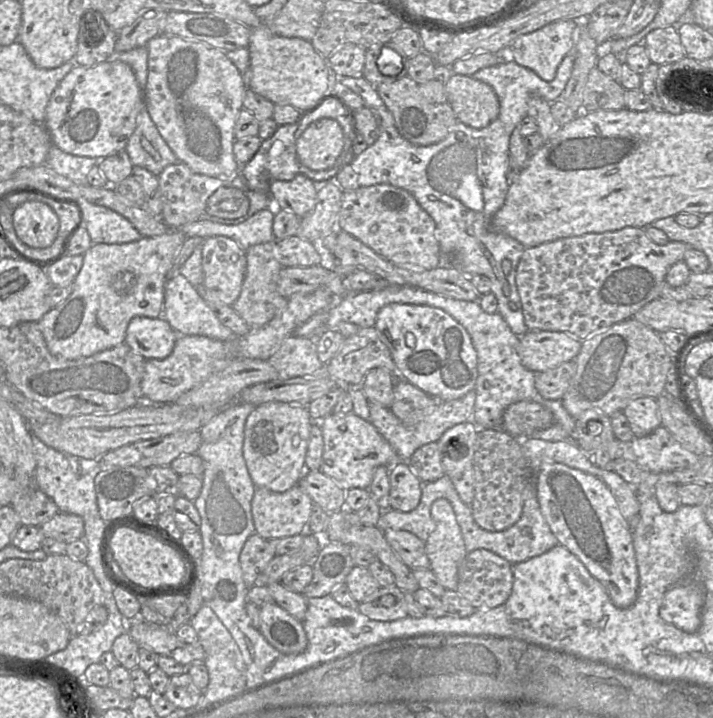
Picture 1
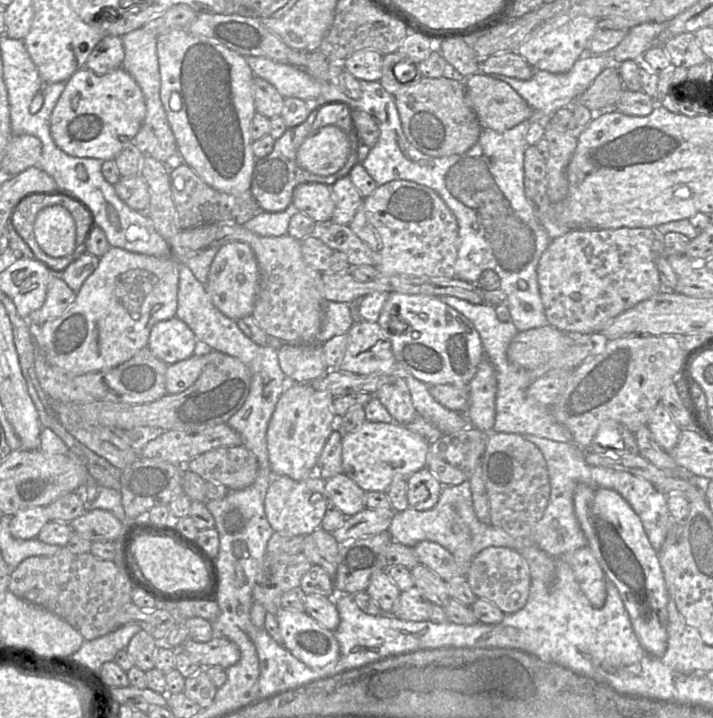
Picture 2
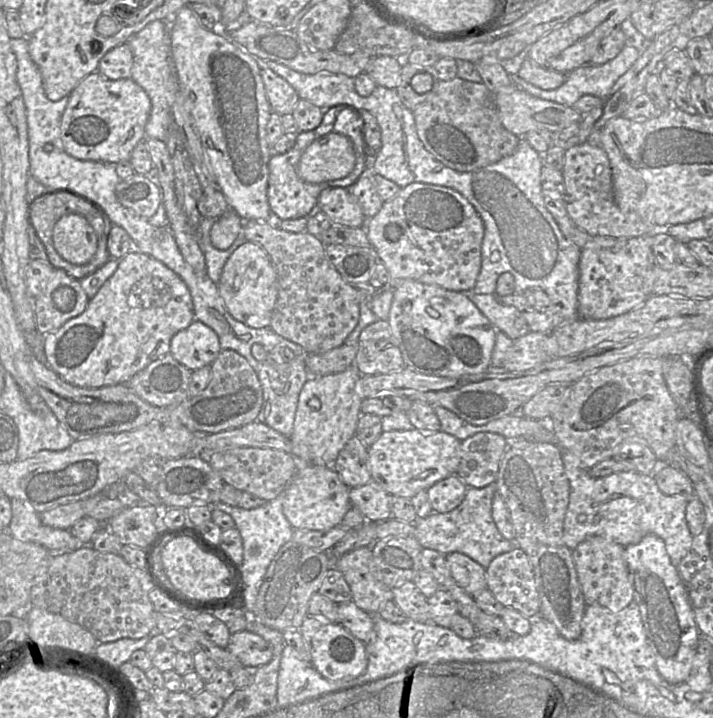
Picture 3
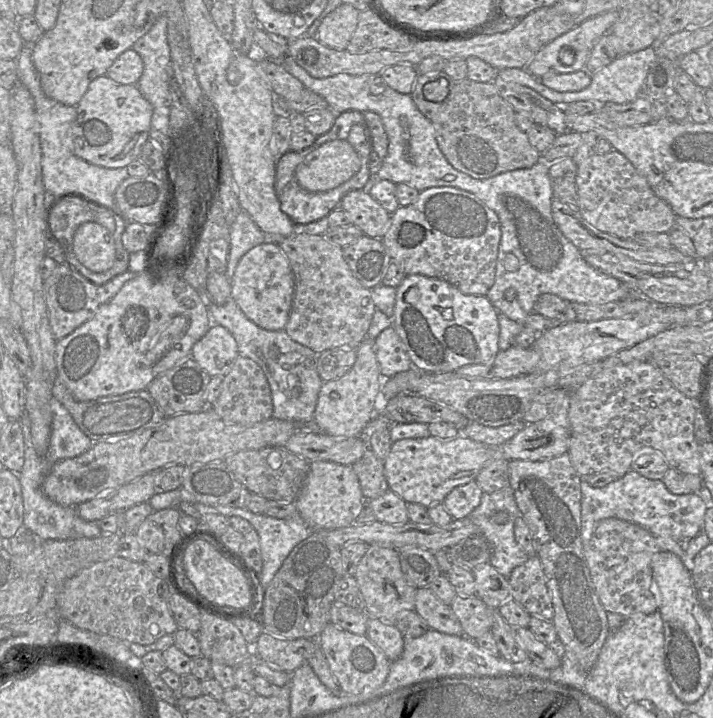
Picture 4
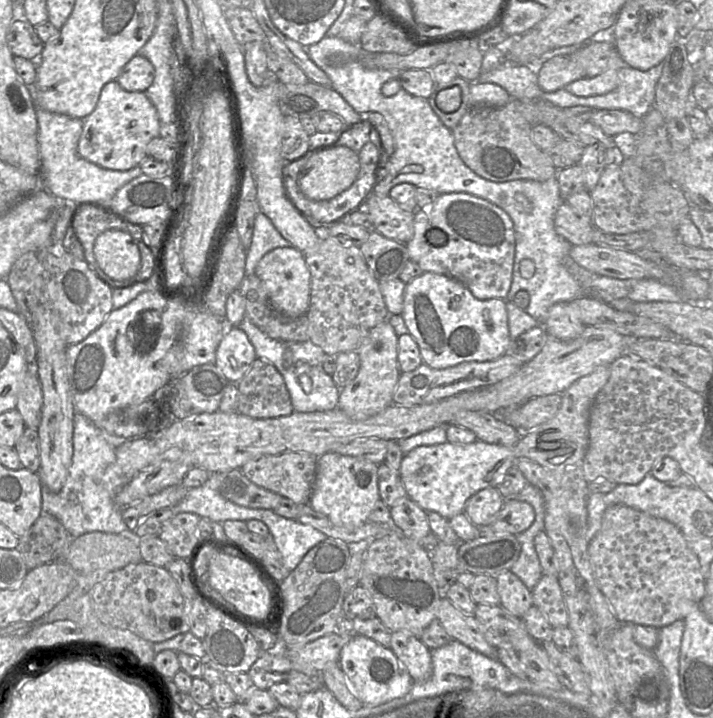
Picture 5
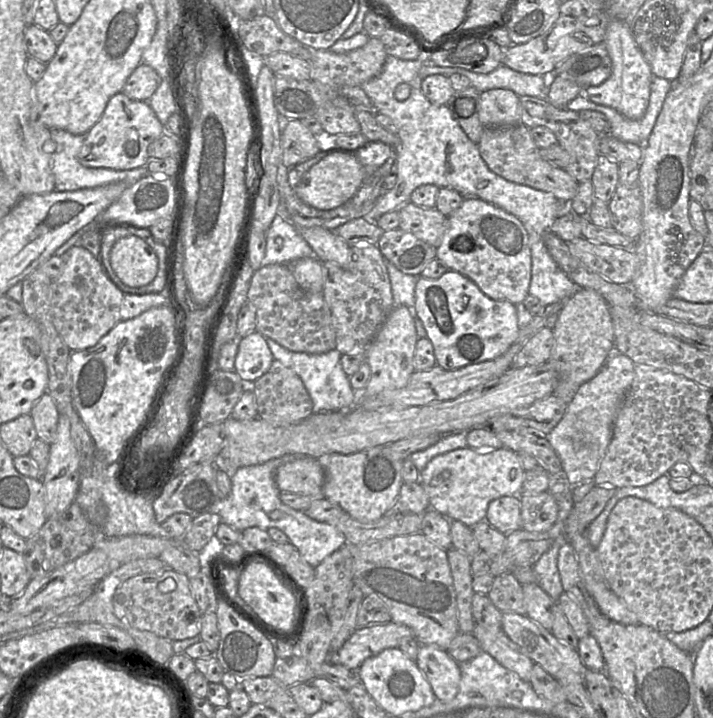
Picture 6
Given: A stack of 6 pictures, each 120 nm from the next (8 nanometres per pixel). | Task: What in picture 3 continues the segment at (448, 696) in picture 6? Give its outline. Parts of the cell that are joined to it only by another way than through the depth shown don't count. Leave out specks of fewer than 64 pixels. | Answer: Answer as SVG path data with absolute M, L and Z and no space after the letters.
M352 601L336 603L338 605L338 624L365 644L374 639L374 619L359 609Z

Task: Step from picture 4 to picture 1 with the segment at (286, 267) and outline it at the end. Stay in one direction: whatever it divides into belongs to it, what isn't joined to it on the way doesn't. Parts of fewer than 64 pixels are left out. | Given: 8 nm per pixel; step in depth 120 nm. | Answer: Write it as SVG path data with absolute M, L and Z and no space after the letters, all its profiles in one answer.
M210 236L200 245L206 289L224 304L232 306L238 299L246 273L246 250L235 240L225 236Z

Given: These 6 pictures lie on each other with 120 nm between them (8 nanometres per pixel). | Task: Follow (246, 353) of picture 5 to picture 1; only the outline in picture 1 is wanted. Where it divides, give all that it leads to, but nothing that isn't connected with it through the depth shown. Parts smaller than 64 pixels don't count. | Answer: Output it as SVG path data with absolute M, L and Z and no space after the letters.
M136 316L127 327L124 343L146 359L163 359L171 354L178 333L162 316Z

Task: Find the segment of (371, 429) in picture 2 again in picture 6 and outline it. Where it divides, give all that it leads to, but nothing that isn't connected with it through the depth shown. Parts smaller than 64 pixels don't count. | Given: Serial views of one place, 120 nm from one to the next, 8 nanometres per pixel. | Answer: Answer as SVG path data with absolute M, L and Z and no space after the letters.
M465 447L434 457L419 474L418 484L427 494L430 508L450 520L472 527L485 521L492 500L520 495L525 469L520 454L507 447L489 450Z

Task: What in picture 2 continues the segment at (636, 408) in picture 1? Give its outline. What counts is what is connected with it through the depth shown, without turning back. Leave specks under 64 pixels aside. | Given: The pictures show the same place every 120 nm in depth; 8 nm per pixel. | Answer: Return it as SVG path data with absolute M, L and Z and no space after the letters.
M660 402L653 410L647 427L654 440L667 452L676 447L682 429L674 422L667 408Z

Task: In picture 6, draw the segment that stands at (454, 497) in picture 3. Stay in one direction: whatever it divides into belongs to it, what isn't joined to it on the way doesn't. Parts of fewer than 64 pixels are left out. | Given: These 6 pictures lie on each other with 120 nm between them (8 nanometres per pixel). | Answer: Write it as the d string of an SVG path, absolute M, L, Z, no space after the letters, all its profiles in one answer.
M503 496L492 500L485 521L503 534L521 530L521 501L519 496Z

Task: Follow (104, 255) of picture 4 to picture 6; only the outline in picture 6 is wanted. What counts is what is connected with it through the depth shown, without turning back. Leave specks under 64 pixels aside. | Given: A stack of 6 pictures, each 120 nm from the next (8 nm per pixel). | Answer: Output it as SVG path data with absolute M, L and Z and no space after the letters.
M129 235L117 240L110 251L110 264L125 286L142 288L158 275L159 258L142 238Z

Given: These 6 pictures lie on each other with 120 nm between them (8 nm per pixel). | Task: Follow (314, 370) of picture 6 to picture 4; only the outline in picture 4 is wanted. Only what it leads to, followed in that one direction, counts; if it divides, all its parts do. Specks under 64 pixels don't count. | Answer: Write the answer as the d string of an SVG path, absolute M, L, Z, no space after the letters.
M233 298L224 305L210 302L207 306L211 321L225 327L234 337L239 355L250 358L263 370L271 390L272 418L312 425L323 380L317 371L308 367L307 358L314 356L318 359L318 353L292 340L285 331L270 331L259 327L244 314Z

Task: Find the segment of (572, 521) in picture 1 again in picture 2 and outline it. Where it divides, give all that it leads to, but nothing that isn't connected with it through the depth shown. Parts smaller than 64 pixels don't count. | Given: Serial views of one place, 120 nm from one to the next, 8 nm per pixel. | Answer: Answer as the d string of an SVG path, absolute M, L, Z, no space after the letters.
M588 485L576 488L574 511L586 537L587 547L598 561L606 579L618 590L642 647L649 654L661 657L667 647L669 594L658 550L649 541L640 518L616 491Z

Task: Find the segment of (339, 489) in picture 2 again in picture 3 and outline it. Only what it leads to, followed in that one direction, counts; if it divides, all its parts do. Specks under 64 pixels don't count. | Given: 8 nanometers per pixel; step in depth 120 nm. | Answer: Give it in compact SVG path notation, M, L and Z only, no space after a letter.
M373 482L349 489L351 506L356 507L368 522L379 523L391 518L390 496Z

